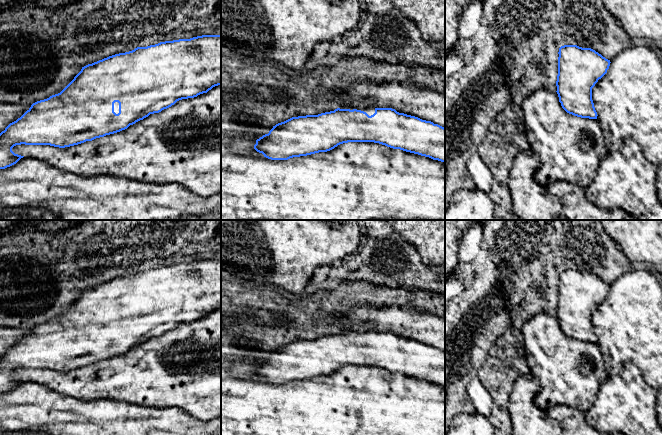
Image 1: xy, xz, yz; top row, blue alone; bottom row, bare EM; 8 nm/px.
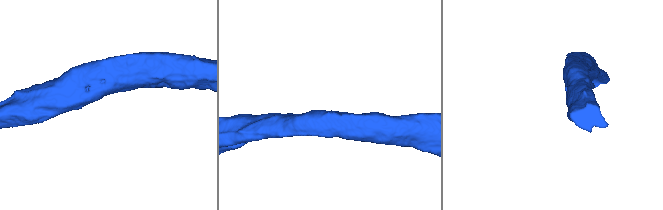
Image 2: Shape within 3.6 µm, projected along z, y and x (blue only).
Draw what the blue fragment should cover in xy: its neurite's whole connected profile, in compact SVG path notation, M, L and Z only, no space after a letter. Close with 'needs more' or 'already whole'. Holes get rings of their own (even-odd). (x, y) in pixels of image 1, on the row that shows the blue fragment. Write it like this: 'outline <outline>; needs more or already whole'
outline M221 34L220 35L202 35L190 39L179 39L173 41L160 42L147 47L137 47L132 51L119 53L92 64L82 67L81 71L74 79L58 94L52 95L47 99L37 101L16 121L10 123L4 131L0 133L0 169L5 169L16 164L24 156L15 154L12 148L16 145L50 145L59 148L70 147L92 141L96 138L114 134L127 129L130 125L143 120L150 114L159 113L174 105L182 99L194 98L200 94L207 93L213 87L221 85Z; needs more

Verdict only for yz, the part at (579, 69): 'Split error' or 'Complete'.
Complete

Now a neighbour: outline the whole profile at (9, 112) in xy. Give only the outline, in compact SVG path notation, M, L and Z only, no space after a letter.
M0 102L0 133L12 122L20 118L32 104Z

